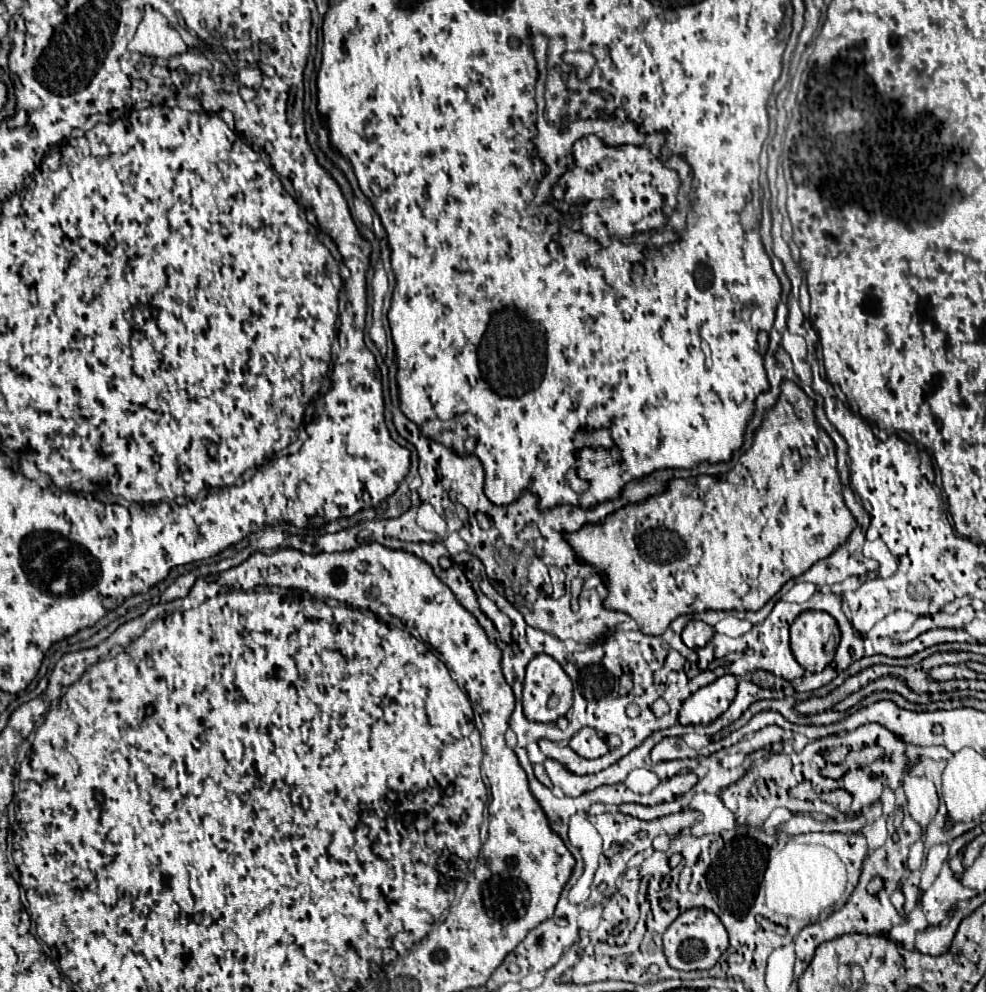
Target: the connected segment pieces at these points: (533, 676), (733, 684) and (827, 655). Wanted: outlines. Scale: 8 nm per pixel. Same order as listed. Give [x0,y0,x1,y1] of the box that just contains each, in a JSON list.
[[523,655,573,723],[679,675,737,725],[791,611,837,671]]

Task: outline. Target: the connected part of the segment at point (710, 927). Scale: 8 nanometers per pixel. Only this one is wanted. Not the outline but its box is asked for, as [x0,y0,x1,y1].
[663,907,729,971]

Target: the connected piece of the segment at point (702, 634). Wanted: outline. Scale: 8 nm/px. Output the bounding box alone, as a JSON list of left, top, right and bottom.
[683,621,715,649]

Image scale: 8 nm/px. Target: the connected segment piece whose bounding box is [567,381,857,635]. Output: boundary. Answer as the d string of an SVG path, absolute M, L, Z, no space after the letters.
M783 381L781 397L779 397L777 405L771 411L767 411L761 429L757 429L757 433L755 433L753 447L745 455L741 455L741 459L729 473L725 473L721 477L703 475L703 477L691 477L691 479L675 479L675 481L671 481L667 493L663 493L659 497L651 497L649 501L633 505L633 507L625 507L621 513L611 515L603 525L585 525L581 531L567 535L567 541L573 545L573 549L581 561L587 561L587 563L603 569L605 581L609 587L609 595L605 599L607 609L615 609L615 611L623 611L623 613L631 615L645 635L661 635L671 625L671 621L677 619L679 615L699 613L699 611L707 611L707 609L721 609L721 611L731 611L731 609L757 611L757 609L761 609L789 579L803 575L811 565L829 557L839 545L843 545L849 539L855 525L857 523L841 495L841 479L839 479L839 471L837 471L835 443L815 421L815 401L809 399L805 395L805 391L799 385L795 385L793 381Z

